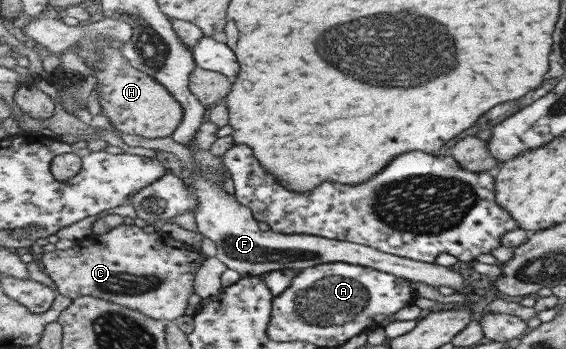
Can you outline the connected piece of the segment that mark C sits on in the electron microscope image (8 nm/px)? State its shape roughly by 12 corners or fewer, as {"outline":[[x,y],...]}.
{"outline":[[118,226],[38,263],[71,299],[184,316],[203,250]]}

